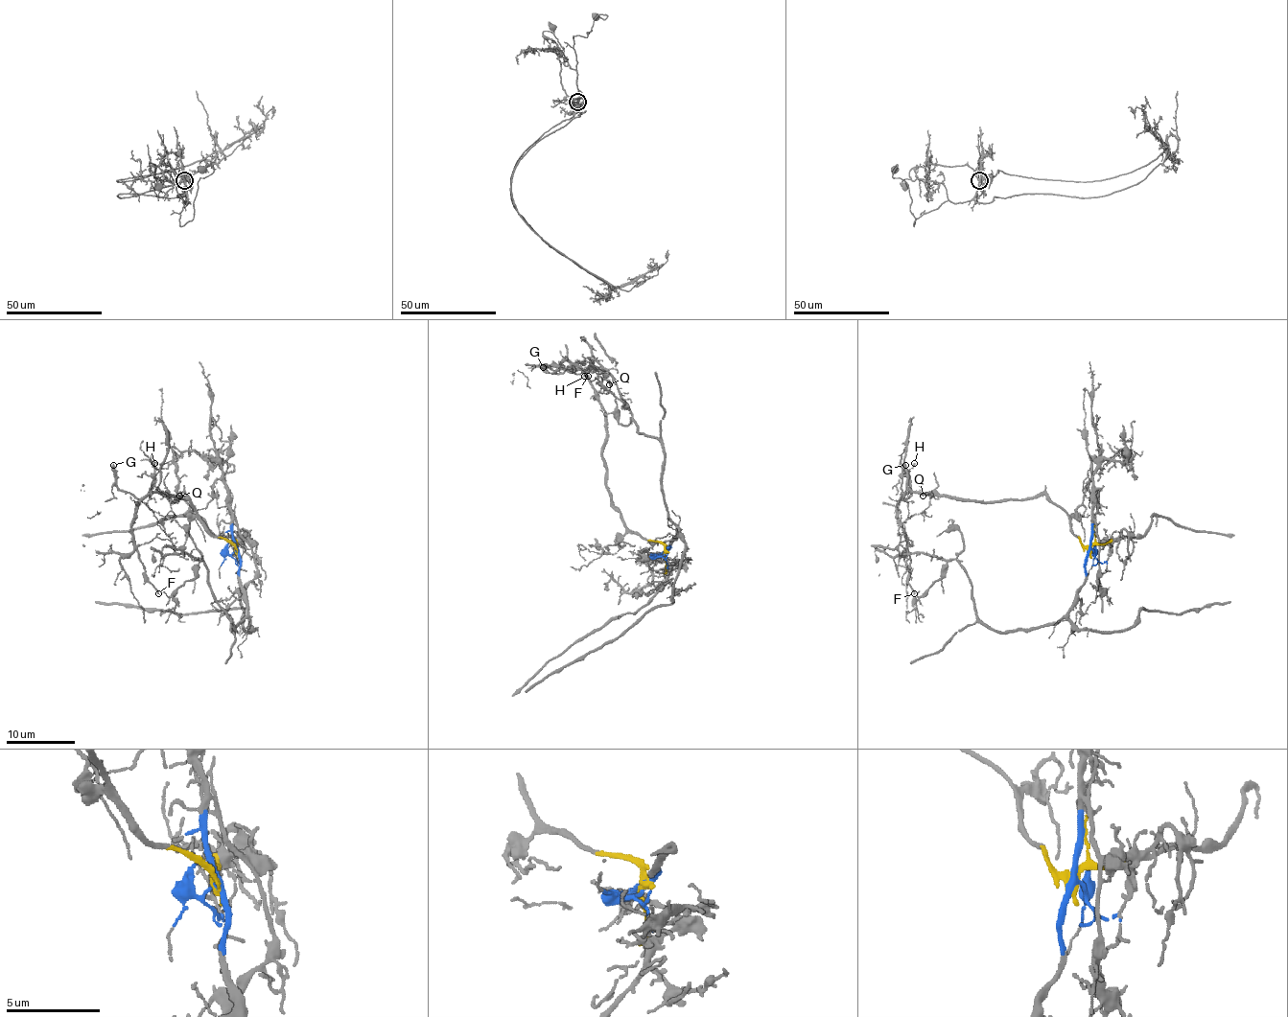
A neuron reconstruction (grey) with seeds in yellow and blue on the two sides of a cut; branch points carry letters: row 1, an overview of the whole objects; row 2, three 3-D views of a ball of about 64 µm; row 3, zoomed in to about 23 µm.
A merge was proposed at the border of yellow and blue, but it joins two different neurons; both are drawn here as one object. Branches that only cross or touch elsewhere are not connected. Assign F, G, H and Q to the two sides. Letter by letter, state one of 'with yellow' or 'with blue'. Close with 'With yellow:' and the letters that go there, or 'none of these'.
F: with yellow
G: with yellow
H: with yellow
Q: with yellow
With yellow: F, G, H, Q

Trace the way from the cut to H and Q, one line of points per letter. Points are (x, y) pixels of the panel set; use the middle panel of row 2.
H: (666, 551), (662, 543), (631, 532), (612, 506), (602, 455), (605, 418), (587, 373), (590, 370), (583, 377)
Q: (666, 551), (662, 543), (631, 532), (612, 506), (602, 455), (605, 418), (598, 394), (605, 394), (609, 385)

